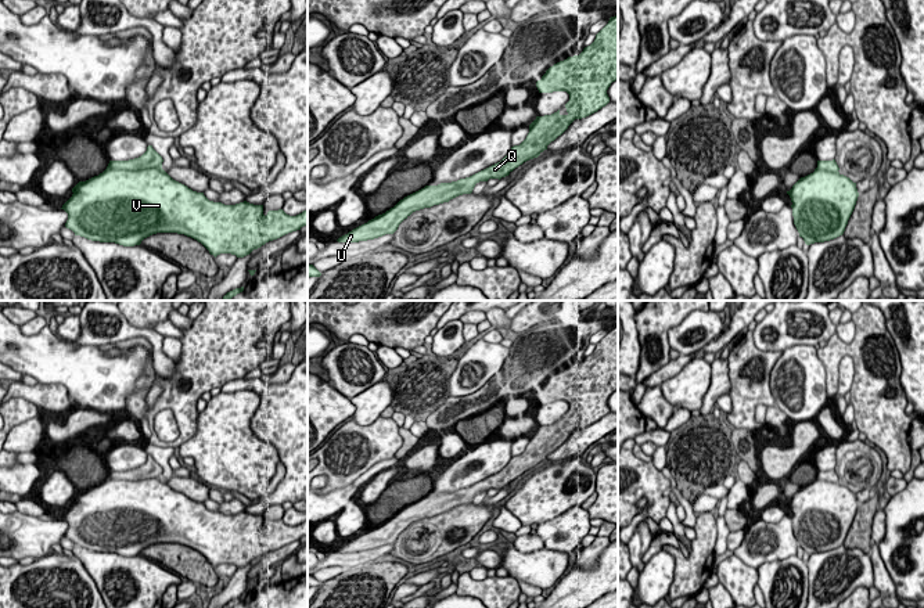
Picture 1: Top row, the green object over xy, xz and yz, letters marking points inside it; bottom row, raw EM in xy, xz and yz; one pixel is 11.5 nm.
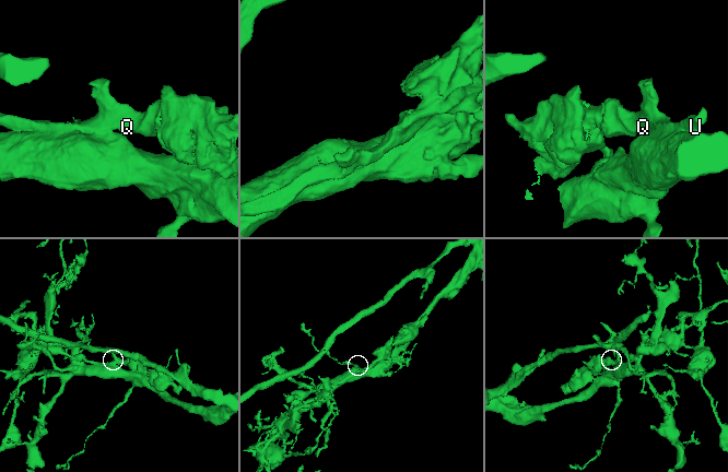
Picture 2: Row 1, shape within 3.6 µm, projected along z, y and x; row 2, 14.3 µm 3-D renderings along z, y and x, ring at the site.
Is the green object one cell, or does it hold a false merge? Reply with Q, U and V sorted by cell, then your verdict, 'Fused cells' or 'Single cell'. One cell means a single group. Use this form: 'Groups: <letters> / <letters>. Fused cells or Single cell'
Groups: Q U / V. Fused cells

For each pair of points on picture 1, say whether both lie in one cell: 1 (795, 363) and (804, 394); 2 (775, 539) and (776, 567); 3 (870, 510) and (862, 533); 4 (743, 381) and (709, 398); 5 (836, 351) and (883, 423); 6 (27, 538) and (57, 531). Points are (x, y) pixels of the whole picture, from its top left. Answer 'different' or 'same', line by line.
1: same
2: different
3: same
4: different
5: same
6: same

